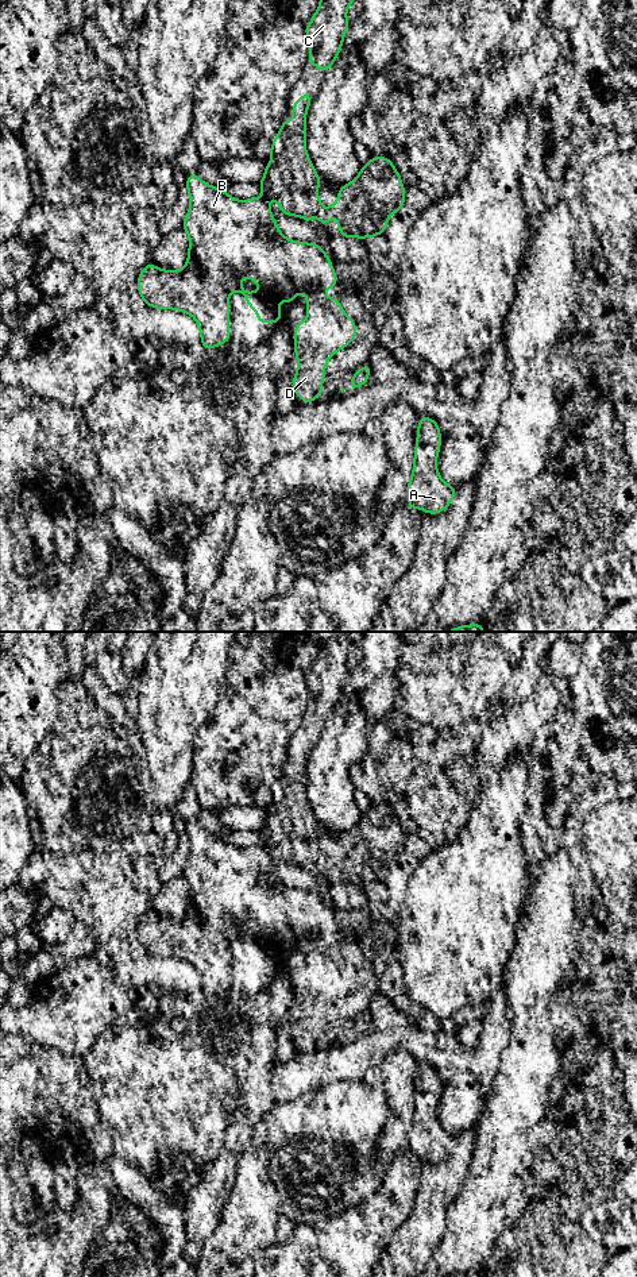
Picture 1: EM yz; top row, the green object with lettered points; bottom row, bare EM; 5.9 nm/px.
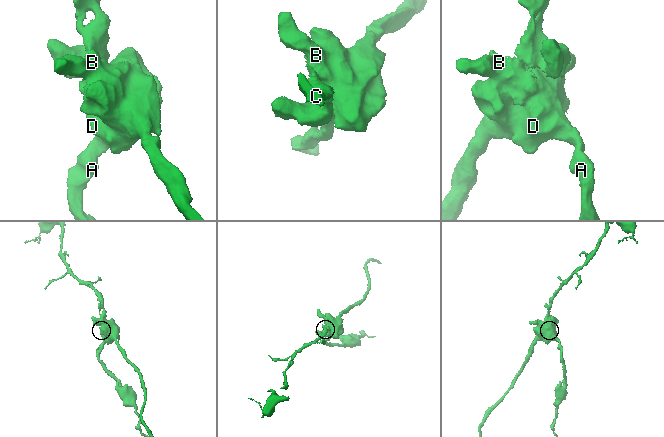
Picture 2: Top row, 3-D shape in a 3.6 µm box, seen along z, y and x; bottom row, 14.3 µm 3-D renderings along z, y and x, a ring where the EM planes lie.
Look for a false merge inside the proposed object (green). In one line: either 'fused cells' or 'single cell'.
fused cells

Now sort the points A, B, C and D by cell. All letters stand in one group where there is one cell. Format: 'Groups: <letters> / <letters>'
Groups: A B D / C

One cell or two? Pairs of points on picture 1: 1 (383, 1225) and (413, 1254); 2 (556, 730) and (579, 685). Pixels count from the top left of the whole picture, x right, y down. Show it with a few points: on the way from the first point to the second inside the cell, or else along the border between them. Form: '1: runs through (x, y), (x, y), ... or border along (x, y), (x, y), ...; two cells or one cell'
1: border along (412, 1208), (389, 1239), (378, 1262); two cells
2: runs through (568, 720), (579, 709), (579, 697); one cell

